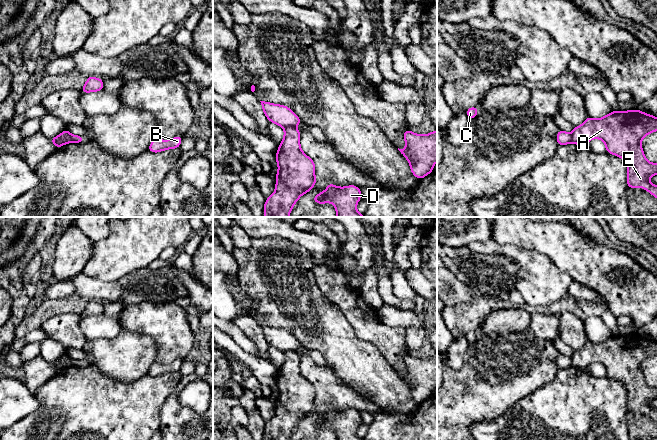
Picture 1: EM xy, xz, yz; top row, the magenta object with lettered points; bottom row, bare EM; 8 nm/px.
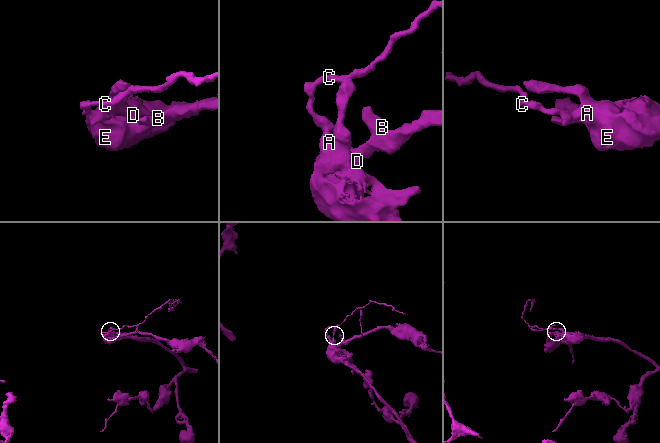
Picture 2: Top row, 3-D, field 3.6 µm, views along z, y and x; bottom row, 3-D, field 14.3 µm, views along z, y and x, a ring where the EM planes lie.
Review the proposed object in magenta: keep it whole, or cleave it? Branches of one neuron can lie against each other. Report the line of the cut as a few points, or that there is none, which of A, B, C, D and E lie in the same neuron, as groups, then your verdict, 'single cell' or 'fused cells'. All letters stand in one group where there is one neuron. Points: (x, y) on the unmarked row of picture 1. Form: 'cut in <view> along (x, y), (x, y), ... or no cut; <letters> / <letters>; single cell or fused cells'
cut in xy along (60, 358), (61, 369); A B D E / C; fused cells

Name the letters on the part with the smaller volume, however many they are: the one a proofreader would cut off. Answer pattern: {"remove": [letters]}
{"remove": ["C"]}

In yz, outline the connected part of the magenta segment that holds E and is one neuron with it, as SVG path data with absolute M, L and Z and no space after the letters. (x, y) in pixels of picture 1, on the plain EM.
M641 334L612 335L606 340L593 343L589 340L580 350L574 350L572 367L586 370L592 363L602 364L606 376L622 382L627 389L627 410L631 413L642 411L657 423L657 410L650 407L651 400L657 398L657 388L646 384L641 365L645 360L657 355L657 341Z

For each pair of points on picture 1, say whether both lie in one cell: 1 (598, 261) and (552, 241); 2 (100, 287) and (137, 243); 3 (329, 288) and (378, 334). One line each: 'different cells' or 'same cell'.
1: same cell
2: different cells
3: same cell

